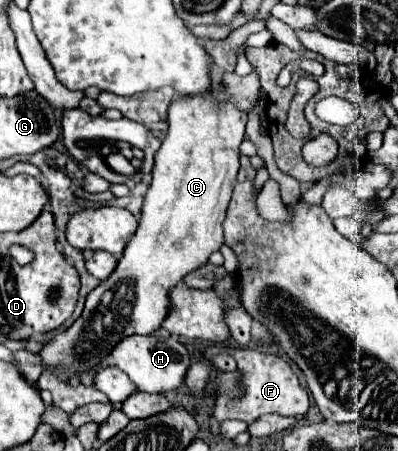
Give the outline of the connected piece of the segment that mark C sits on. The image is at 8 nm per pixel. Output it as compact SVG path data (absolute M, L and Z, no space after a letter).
M215 83L215 89L205 97L173 101L167 119L169 129L155 155L153 181L143 201L143 217L117 269L89 293L81 317L39 351L43 369L57 365L63 381L99 365L121 339L155 333L169 315L171 289L193 269L207 265L209 255L225 243L223 221L239 171L239 145L245 137L247 115L233 103L217 101L215 91L219 87Z

